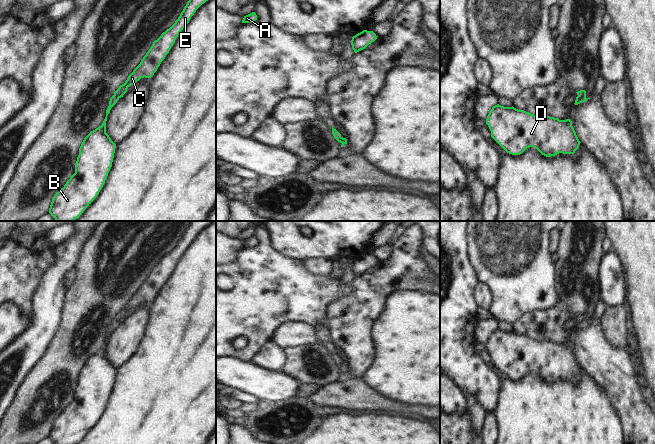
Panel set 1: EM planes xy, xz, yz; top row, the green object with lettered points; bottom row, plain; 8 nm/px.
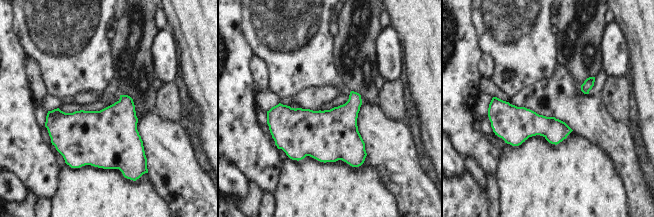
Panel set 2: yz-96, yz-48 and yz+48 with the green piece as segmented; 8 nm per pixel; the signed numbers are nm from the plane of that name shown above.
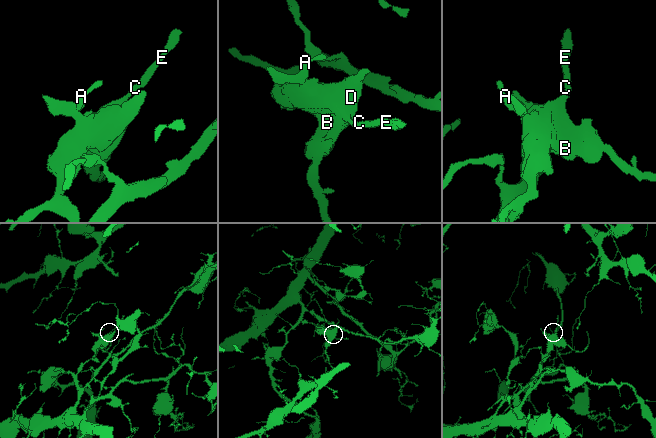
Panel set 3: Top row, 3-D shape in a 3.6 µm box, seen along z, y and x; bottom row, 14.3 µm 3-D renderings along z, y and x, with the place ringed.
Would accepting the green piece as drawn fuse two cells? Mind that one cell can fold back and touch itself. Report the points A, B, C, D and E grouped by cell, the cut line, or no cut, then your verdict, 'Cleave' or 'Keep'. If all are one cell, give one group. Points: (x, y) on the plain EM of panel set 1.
Groups: A B C D E. No split. Keep

